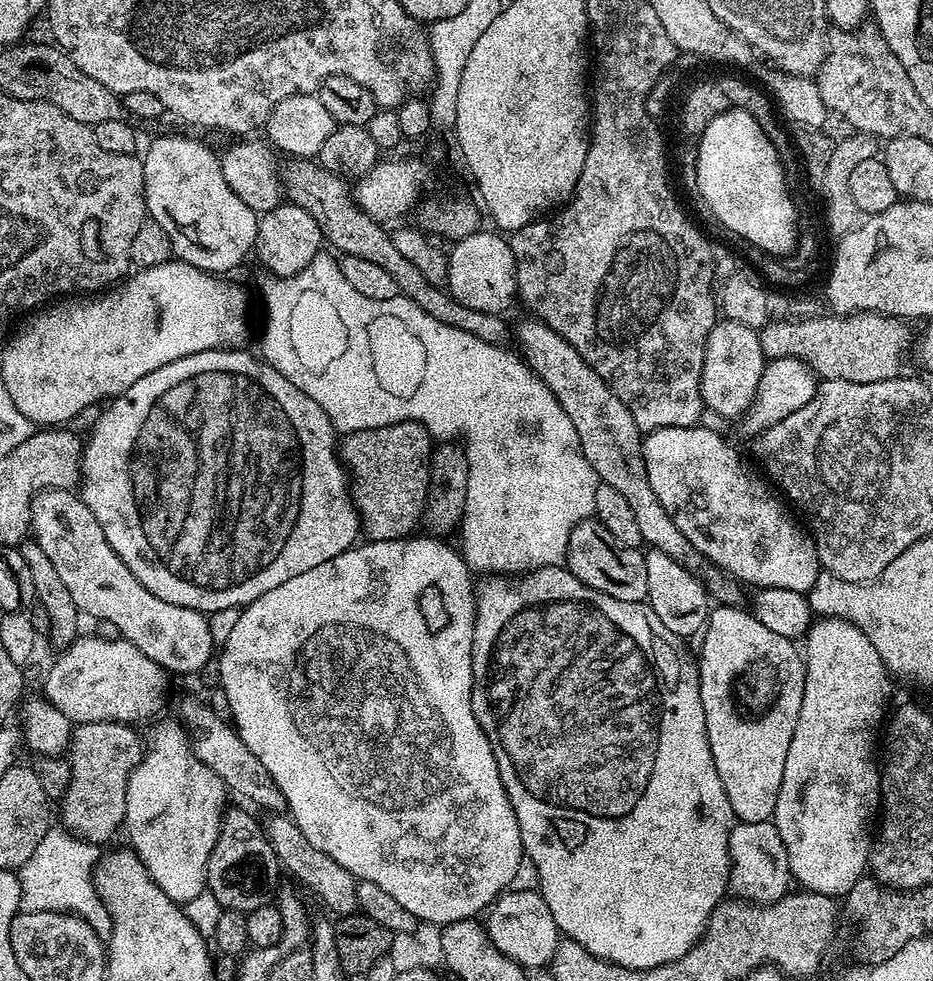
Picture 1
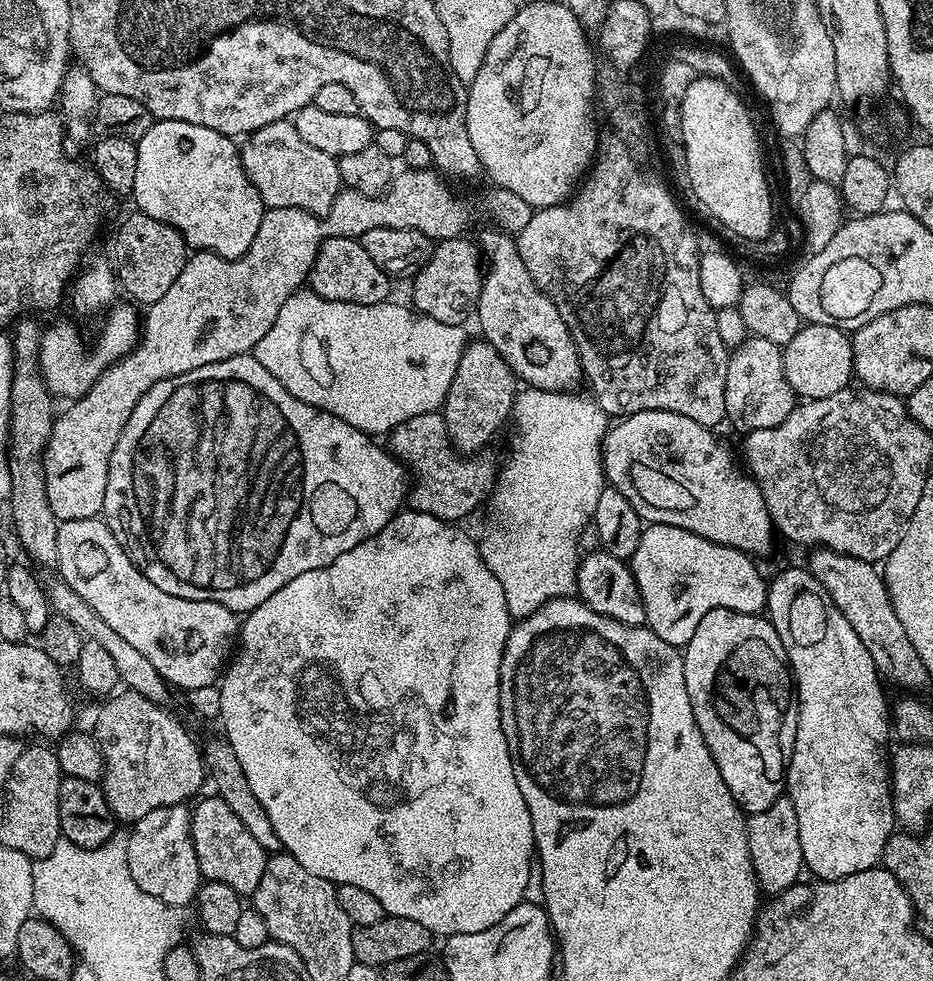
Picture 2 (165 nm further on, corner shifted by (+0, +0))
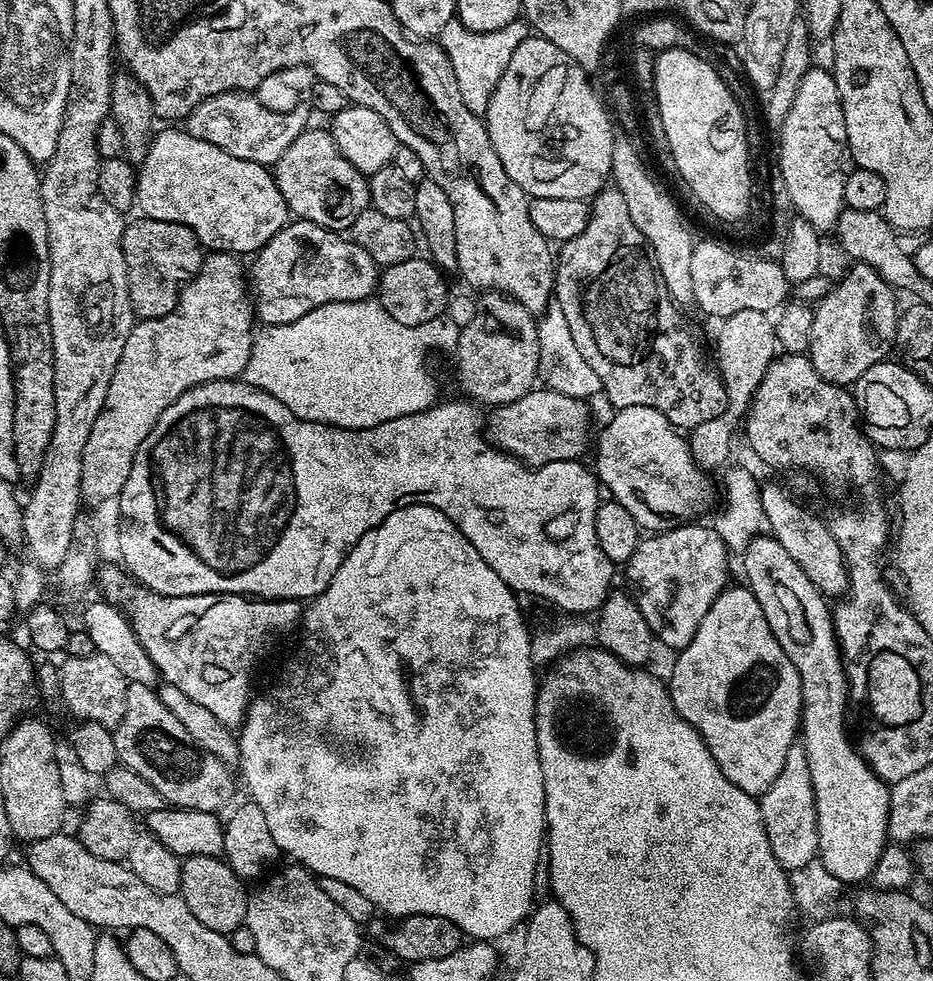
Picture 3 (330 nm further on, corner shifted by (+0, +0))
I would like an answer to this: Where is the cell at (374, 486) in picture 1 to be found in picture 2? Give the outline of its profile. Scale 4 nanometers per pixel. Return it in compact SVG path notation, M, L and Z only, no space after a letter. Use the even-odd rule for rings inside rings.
M443 411L418 414L392 429L386 440L393 456L410 473L406 504L413 512L430 514L439 520L460 522L492 495L498 475L498 460L489 454L461 455L452 445Z

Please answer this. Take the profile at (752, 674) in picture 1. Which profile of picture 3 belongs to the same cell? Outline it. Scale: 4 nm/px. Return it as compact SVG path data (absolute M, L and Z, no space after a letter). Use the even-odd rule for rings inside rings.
M727 586L714 598L698 626L693 640L679 650L677 660L672 664L672 677L667 677L666 687L674 702L674 710L682 719L694 726L706 742L714 762L738 786L752 796L759 797L778 778L782 762L800 724L802 705L800 703L800 679L794 662L786 658L786 650L778 646L758 598L746 586Z

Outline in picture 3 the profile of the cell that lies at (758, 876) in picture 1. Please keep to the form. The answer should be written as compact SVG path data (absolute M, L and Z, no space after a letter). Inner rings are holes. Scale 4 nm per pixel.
M792 743L786 754L786 762L782 762L778 778L774 778L759 801L770 850L784 871L791 874L798 870L798 866L806 866L806 862L817 859L818 828L814 810L814 786L810 782L810 762L806 762L803 743Z

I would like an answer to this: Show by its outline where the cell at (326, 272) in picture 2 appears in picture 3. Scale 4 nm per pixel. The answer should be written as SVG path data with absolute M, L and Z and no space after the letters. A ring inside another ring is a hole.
M293 219L285 224L251 260L252 265L246 268L246 283L255 319L264 326L298 322L302 314L310 314L318 306L366 300L378 288L378 265L362 246L309 220Z

